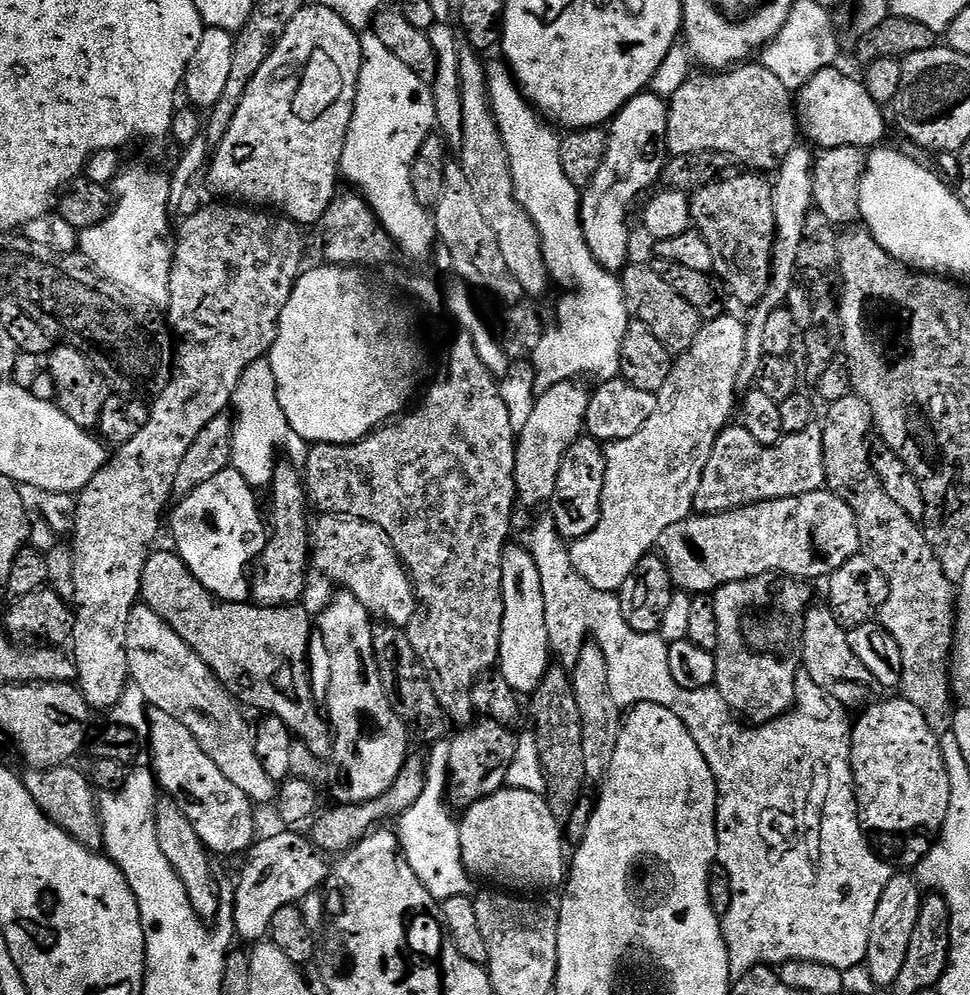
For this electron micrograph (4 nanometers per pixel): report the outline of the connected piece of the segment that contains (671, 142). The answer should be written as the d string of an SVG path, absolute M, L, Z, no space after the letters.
M748 62L738 67L718 72L715 74L704 74L708 76L689 75L686 82L682 82L682 86L678 86L678 90L667 101L668 105L668 125L666 126L666 142L668 143L668 151L672 156L686 154L702 154L703 152L724 153L733 161L740 161L744 165L750 167L747 169L756 172L776 172L786 160L786 156L797 144L800 136L799 127L797 125L797 117L795 113L794 98L792 92L781 83L780 79L768 70L761 62Z

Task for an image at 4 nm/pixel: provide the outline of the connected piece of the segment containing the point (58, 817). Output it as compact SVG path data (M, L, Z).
M76 766L62 768L46 768L43 770L28 770L22 779L26 790L34 798L34 802L44 811L47 820L52 820L68 836L73 836L79 844L93 850L99 849L104 842L104 832L100 828L100 813L98 811L98 796L94 791L89 777L84 776Z

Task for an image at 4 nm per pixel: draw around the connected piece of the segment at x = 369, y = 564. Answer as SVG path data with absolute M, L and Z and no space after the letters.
M327 514L315 521L310 532L310 560L317 570L332 580L337 580L341 589L352 592L353 598L368 608L368 611L387 623L407 626L416 613L416 594L408 570L400 561L384 531L365 520L350 520Z

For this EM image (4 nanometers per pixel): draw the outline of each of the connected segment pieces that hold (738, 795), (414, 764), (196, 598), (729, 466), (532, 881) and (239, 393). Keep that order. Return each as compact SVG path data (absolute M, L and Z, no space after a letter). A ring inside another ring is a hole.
M806 674L796 678L795 704L783 716L771 720L769 724L745 726L737 719L731 708L724 706L721 709L720 728L709 726L698 739L702 754L716 779L716 837L718 838L716 859L719 867L724 867L724 872L728 875L728 884L732 887L732 905L729 906L728 913L723 913L722 916L724 941L728 947L729 973L739 978L751 968L760 965L788 964L791 960L805 960L808 964L825 964L828 968L861 967L867 958L874 912L894 872L888 862L881 860L874 851L866 833L860 829L860 820L856 816L856 786L852 782L851 766L852 724L849 709L840 704L838 698L826 694L826 690L822 690L822 686L818 686L818 682L814 682L814 678ZM828 748L836 751L836 792L832 789L832 760L828 757Z
M415 754L411 755L406 759L394 784L382 796L365 803L336 804L333 805L334 808L324 812L322 810L313 819L310 826L312 827L310 839L313 847L327 855L338 854L337 856L340 856L353 851L356 845L375 829L376 825L385 823L388 818L392 818L392 820L399 818L410 806L414 806L414 803L418 802L418 797L425 786L426 768L427 765L421 757L419 759Z
M172 550L153 551L149 555L142 574L140 595L143 603L147 604L150 610L154 610L154 614L161 616L227 687L234 685L238 690L238 686L244 683L250 694L255 694L266 689L265 681L270 675L305 676L310 672L310 665L302 652L308 648L308 635L313 635L314 620L312 616L308 617L307 610L300 608L301 606L261 607L255 602L230 604L217 600L197 582L194 574L190 574L188 567Z
M813 422L798 432L785 435L773 448L758 442L739 426L728 426L714 442L710 462L702 474L702 482L696 491L694 505L697 513L712 516L716 512L729 512L744 508L747 504L759 504L770 499L818 491L825 487L822 434L823 427Z
M513 786L505 787L503 790L485 795L482 800L477 799L472 807L463 813L460 825L460 849L462 850L462 858L464 859L464 867L468 869L473 877L481 876L484 880L493 880L496 885L504 890L520 890L516 888L556 888L565 883L566 880L566 856L564 860L564 836L562 833L562 825L556 821L554 814L550 814L550 806L547 799L539 791L527 792L524 788L512 788Z
M259 360L252 363L244 372L233 396L231 467L242 474L253 488L266 488L271 485L277 459L276 450L282 449L294 438L285 412L277 402L276 382L272 376L273 370L269 361Z

